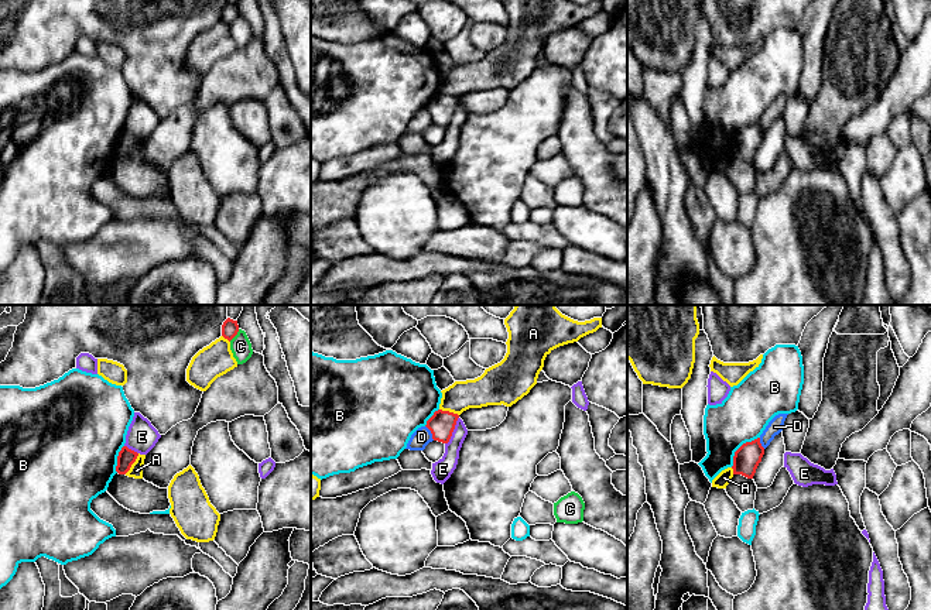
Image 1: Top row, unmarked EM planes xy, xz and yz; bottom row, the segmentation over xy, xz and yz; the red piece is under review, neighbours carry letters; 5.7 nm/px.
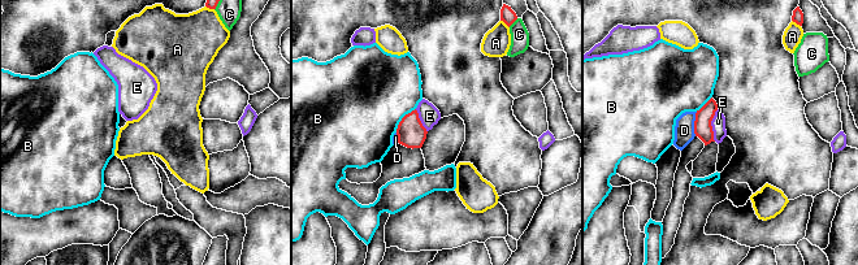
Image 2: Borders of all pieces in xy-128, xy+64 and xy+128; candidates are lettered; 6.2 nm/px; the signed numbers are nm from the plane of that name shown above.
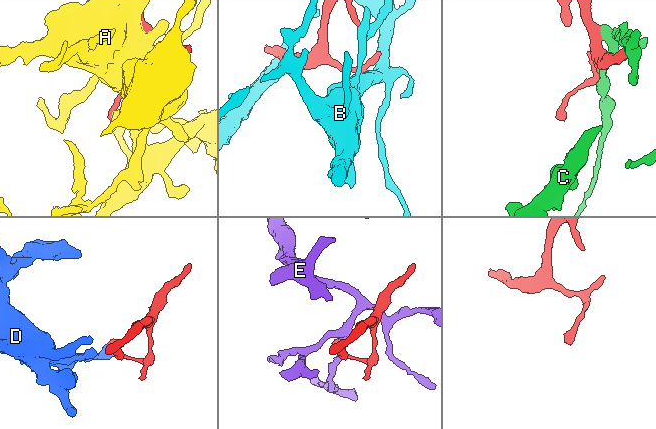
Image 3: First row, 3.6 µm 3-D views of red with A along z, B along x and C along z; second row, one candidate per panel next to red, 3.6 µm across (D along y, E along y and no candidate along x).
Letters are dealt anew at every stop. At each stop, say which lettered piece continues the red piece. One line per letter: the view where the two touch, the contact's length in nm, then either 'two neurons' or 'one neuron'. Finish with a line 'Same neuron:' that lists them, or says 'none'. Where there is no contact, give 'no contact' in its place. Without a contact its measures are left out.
A: meets red in xy; contact 150 nm long; two neurons
B: meets red in yz; contact 240 nm long; two neurons
C: meets red in xy; contact 90 nm long; two neurons
D: meets red in xz; contact 100 nm long; two neurons
E: meets red in xz; contact 180 nm long; two neurons
Same neuron: none

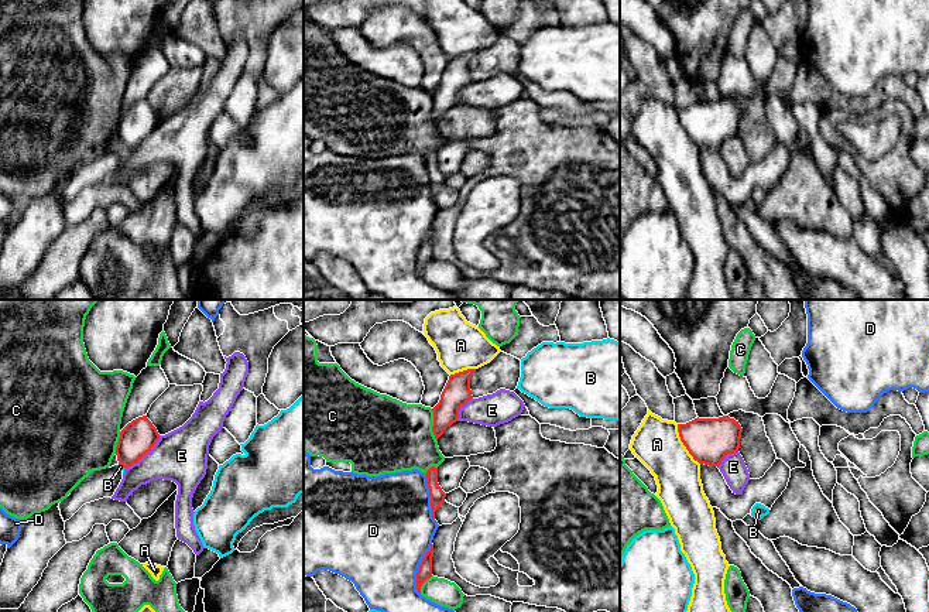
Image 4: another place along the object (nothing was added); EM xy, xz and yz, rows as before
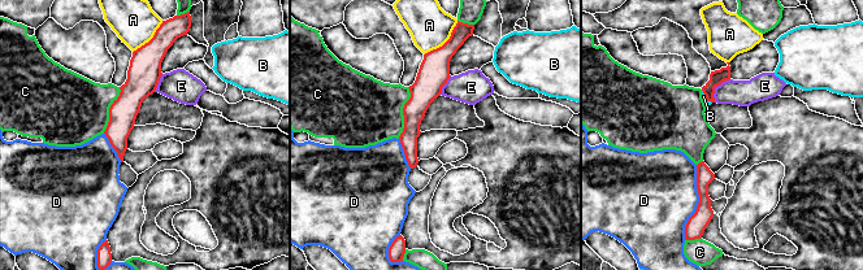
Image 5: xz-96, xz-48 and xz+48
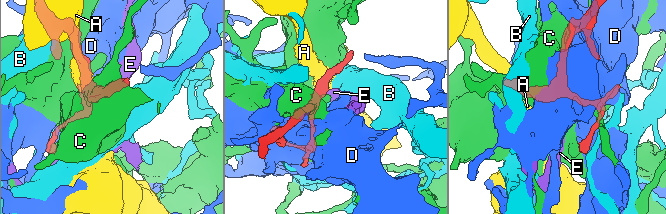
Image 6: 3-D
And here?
A: meets red in yz; contact 280 nm long; two neurons
B: meets red in xy; contact 30 nm long; two neurons
C: meets red in xz; contact 190 nm long; two neurons
D: meets red in xz; contact 300 nm long; two neurons
E: meets red in xy; contact 280 nm long; two neurons
Same neuron: none

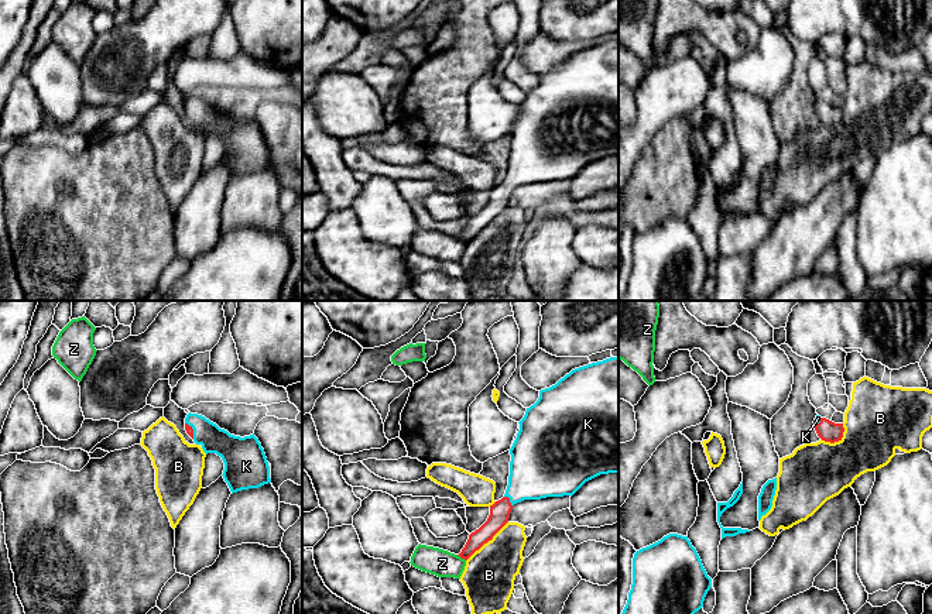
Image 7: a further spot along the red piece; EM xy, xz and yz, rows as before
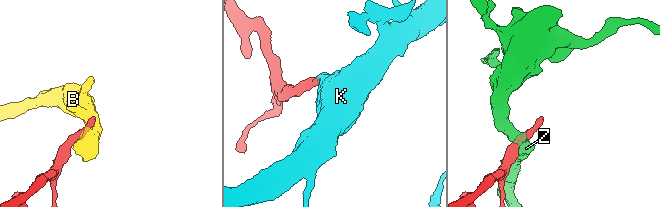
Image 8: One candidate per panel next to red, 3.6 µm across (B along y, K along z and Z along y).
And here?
B: meets red in xz; contact 340 nm long; two neurons
K: meets red in xz; contact 80 nm long; one neuron
Z: meets red in xz; contact 70 nm long; two neurons
Same neuron: K

